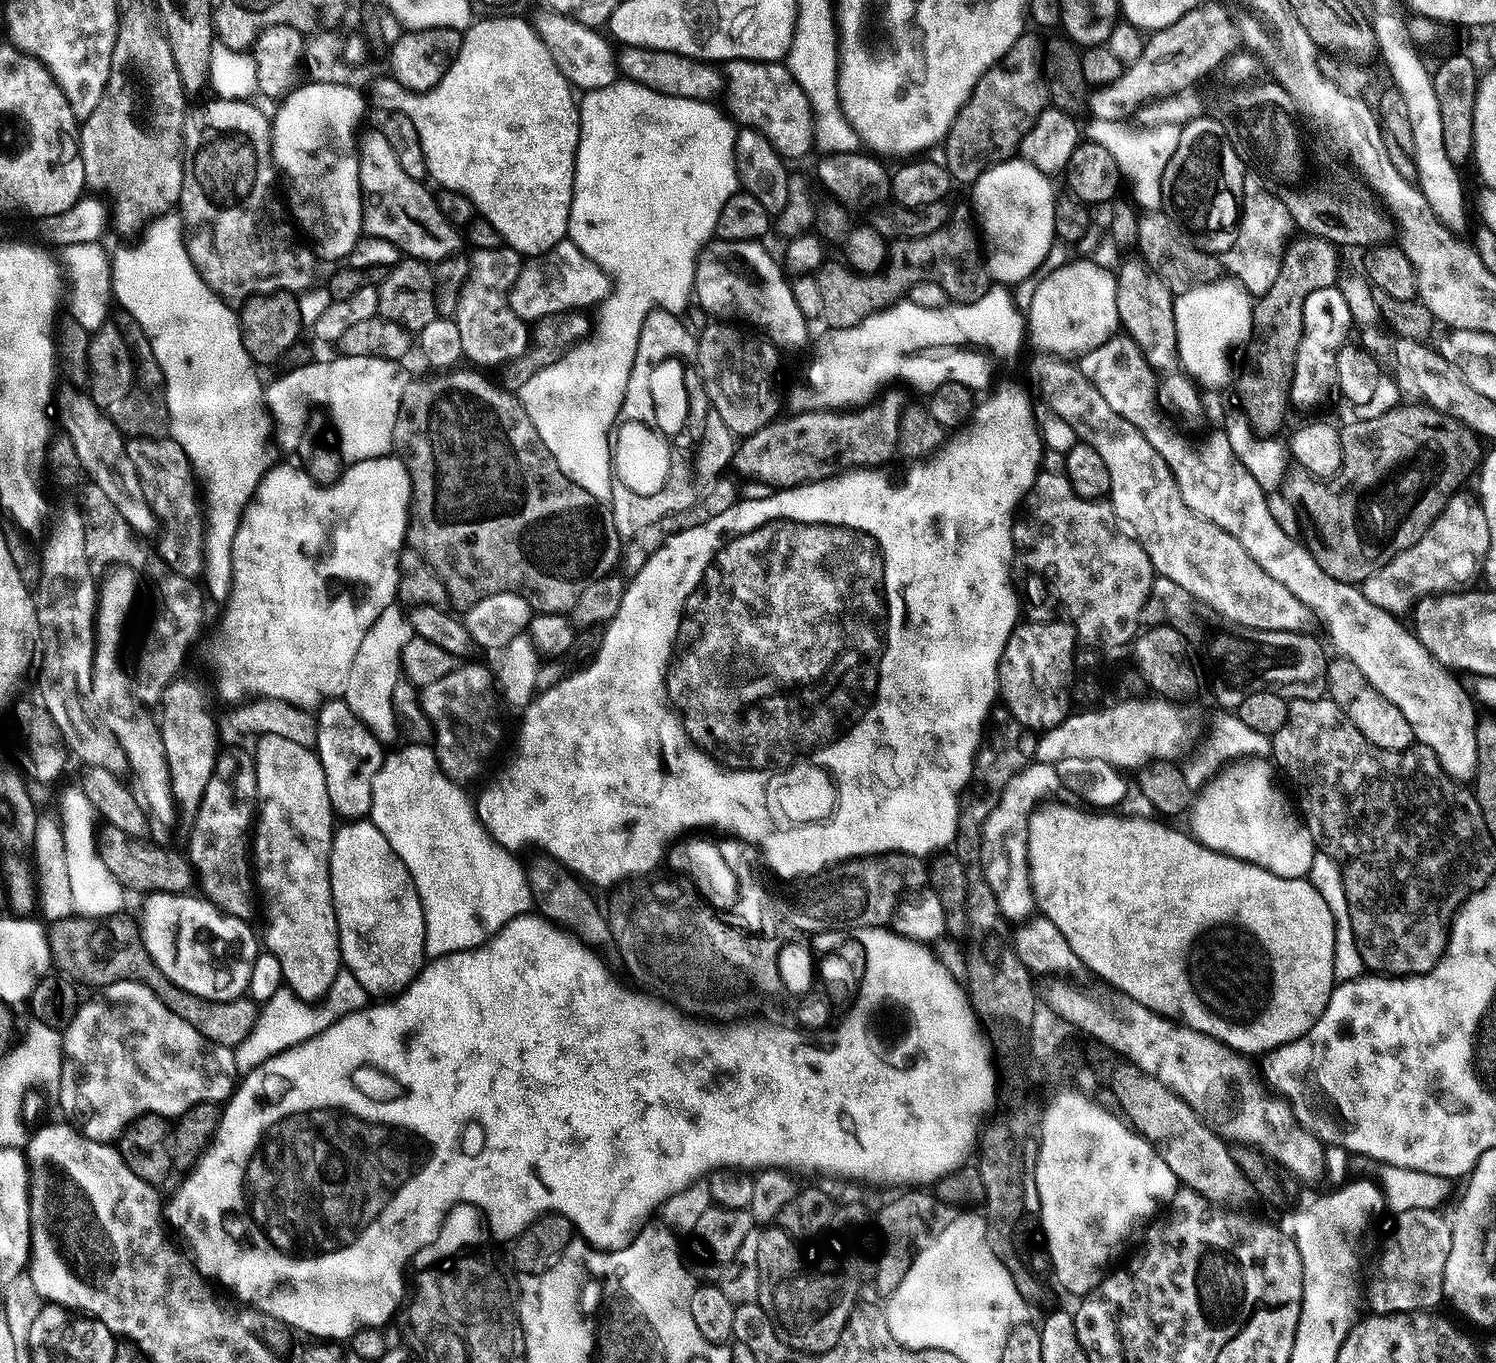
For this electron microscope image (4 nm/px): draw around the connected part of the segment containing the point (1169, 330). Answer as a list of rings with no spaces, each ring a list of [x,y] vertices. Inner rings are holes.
[[[1143,259],[1128,260],[1120,269],[1115,269],[1116,278],[1116,305],[1118,306],[1118,318],[1120,319],[1123,331],[1142,350],[1142,354],[1148,363],[1153,366],[1164,366],[1177,361],[1176,354],[1176,323],[1174,322],[1174,293],[1158,274]]]

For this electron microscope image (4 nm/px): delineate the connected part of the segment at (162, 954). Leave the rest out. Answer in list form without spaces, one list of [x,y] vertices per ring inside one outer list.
[[[150,892],[143,900],[144,905],[140,908],[140,920],[138,919],[140,940],[154,967],[168,981],[183,992],[189,992],[203,1000],[239,1000],[247,993],[250,970],[254,970],[258,955],[258,936],[257,933],[256,936],[252,933],[253,925],[249,921],[228,916],[209,900],[196,894]]]

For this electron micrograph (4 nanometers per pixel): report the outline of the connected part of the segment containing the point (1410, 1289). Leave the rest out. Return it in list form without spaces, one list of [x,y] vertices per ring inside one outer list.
[[[1435,1208],[1426,1210],[1406,1210],[1395,1217],[1396,1229],[1392,1237],[1384,1244],[1384,1253],[1376,1264],[1376,1273],[1371,1273],[1366,1284],[1366,1304],[1377,1316],[1394,1316],[1399,1312],[1426,1312],[1439,1309],[1445,1299],[1443,1292],[1443,1275],[1446,1258],[1450,1255],[1451,1226],[1443,1211]]]

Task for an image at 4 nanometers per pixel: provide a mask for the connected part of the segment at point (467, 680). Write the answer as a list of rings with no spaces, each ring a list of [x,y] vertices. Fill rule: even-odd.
[[[480,664],[457,667],[446,678],[423,685],[418,696],[432,721],[434,751],[440,769],[452,780],[472,780],[488,764],[500,744],[500,706],[497,677]]]

